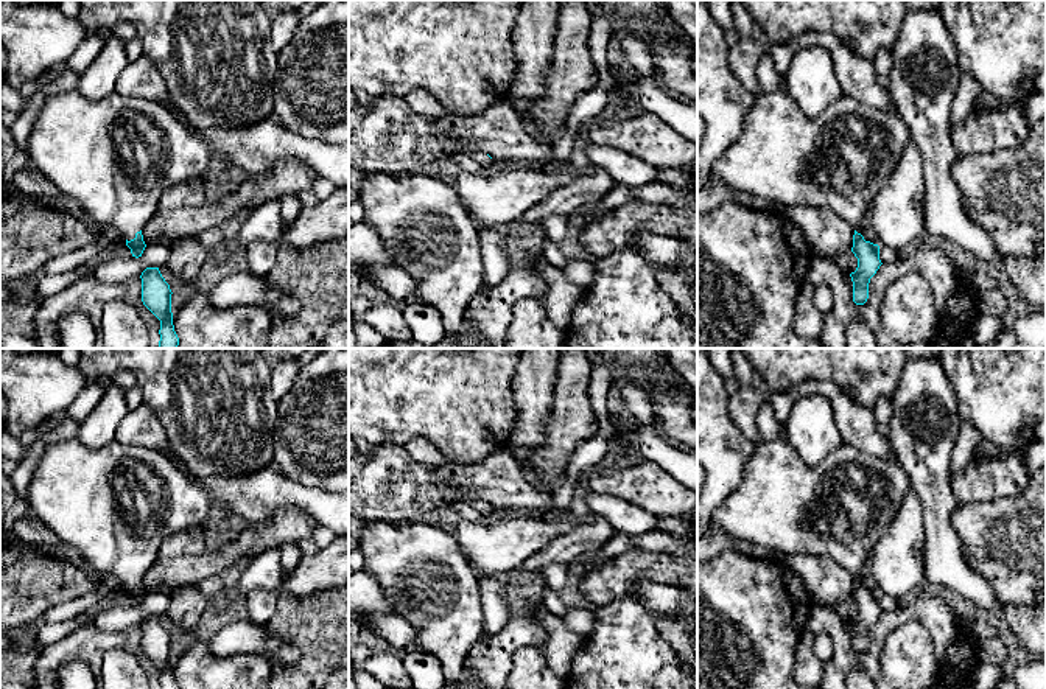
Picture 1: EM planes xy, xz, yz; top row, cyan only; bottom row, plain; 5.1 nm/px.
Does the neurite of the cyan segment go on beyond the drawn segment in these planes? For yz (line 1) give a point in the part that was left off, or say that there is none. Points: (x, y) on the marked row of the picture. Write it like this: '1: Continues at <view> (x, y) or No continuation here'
1: Continues at yz (839, 159)

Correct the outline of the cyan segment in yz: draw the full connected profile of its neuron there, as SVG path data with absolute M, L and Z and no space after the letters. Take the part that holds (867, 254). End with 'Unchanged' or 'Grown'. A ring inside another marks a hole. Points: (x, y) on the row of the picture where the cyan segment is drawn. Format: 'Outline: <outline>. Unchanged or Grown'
Outline: M780 89L756 100L738 138L713 163L711 176L728 190L746 191L778 207L828 207L845 219L855 229L851 252L858 258L858 268L850 274L853 302L864 305L870 278L883 263L879 246L861 235L861 221L911 143L909 128L897 109L876 109L844 95L811 120Z. Grown

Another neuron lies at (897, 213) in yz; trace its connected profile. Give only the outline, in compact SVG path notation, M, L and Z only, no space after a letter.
M911 143L873 198L869 221L878 246L901 252L925 232L925 173L920 149Z

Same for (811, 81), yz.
M822 47L799 50L786 73L784 92L811 120L842 98L844 92L831 54Z

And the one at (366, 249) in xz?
M364 221L349 224L349 274L361 277L386 266L392 266L392 257L377 230Z

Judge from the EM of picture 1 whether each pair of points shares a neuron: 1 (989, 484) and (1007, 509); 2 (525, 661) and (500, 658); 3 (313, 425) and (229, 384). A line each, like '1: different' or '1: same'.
1: different
2: different
3: different

